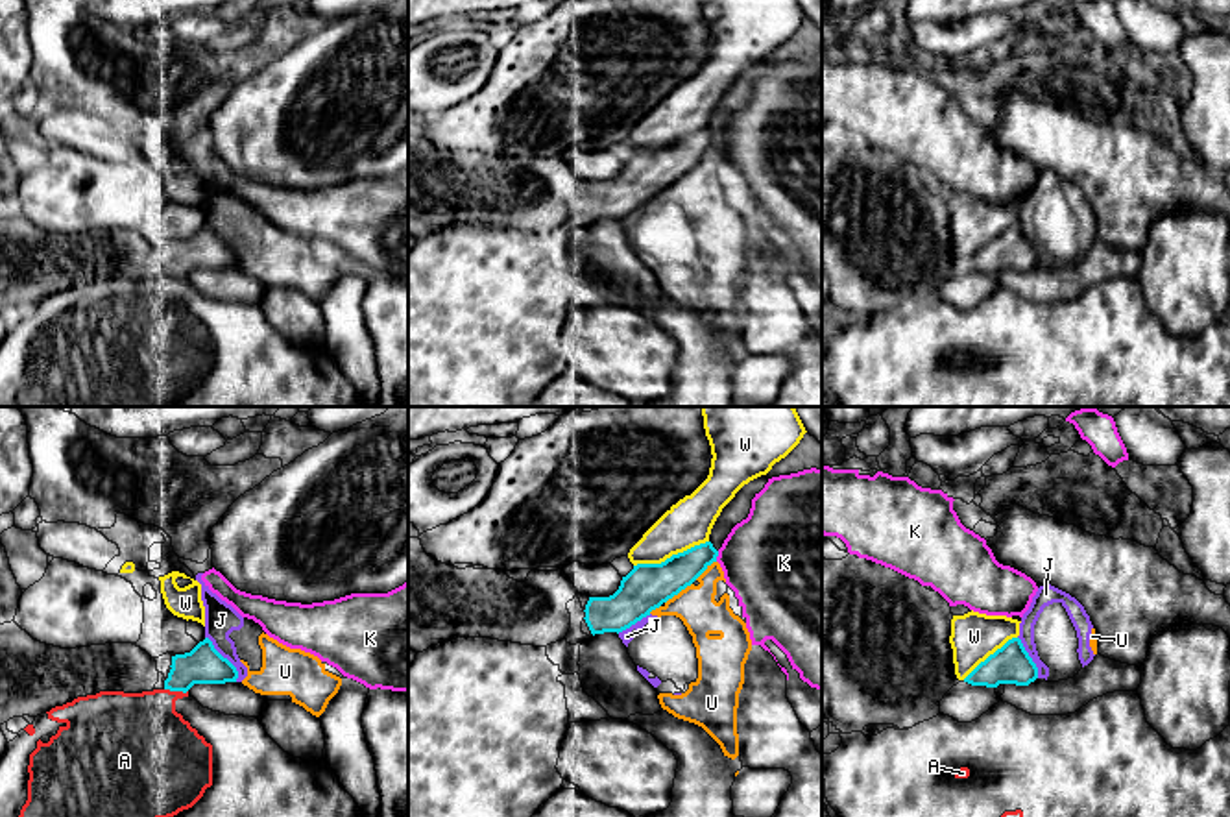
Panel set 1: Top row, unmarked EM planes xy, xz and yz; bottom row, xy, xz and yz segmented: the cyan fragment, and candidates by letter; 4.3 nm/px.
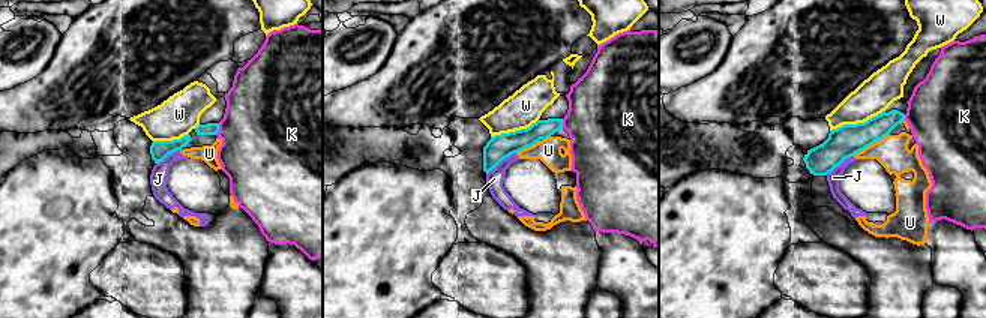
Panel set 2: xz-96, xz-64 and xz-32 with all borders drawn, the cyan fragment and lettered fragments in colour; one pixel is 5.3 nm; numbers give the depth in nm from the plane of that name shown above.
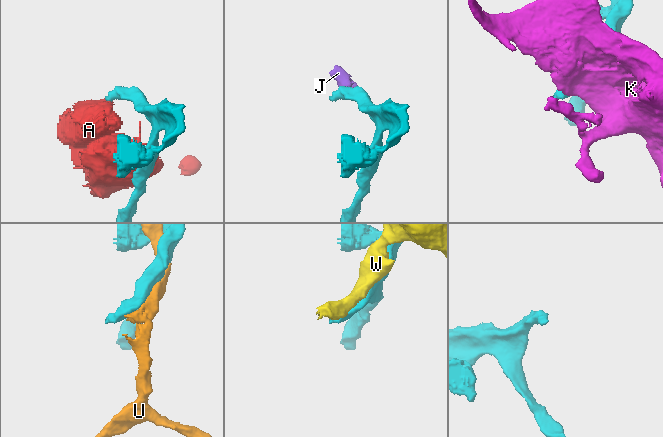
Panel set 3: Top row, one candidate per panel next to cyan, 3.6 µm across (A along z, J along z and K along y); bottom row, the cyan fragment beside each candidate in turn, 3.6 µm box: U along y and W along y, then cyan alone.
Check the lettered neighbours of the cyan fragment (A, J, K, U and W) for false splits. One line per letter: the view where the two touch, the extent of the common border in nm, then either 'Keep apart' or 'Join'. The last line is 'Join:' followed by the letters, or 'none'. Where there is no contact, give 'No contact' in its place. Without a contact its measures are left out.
A: Touches cyan in xy. Shared border 110 nm. Keep apart
J: Touches cyan in xy. Shared border 240 nm. Keep apart
K: Touches cyan in xz. Shared border 50 nm. Keep apart
U: Touches cyan in xz. Shared border 150 nm. Keep apart
W: Touches cyan in xz. Shared border 340 nm. Keep apart
Join: none

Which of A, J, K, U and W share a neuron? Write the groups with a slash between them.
A / J U / K / W

